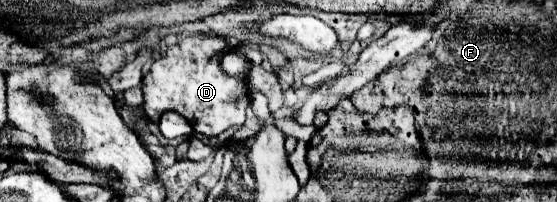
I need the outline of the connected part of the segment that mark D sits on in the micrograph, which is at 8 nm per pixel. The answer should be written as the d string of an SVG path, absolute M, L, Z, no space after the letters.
M192 36L182 40L176 46L170 46L166 56L162 56L160 60L154 60L150 72L144 76L146 114L158 120L162 112L174 110L184 118L188 118L196 132L206 136L218 136L232 126L242 126L246 120L248 92L244 90L240 78L228 76L220 70L220 60L230 50L238 50L248 60L252 60L252 64L262 62L262 54L256 46L240 44L236 48L228 48L226 42L222 42L216 36L210 36L210 38Z

